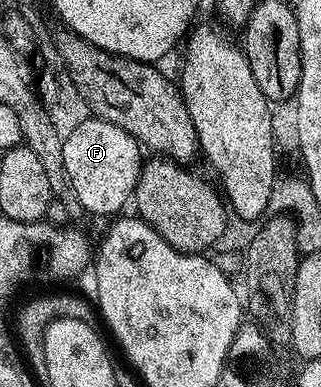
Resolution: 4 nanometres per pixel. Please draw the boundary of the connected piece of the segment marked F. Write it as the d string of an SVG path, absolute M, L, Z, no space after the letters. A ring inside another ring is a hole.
M85 120L80 122L80 126L76 126L76 130L64 137L64 169L73 190L76 190L76 197L87 213L94 215L95 212L98 216L113 217L123 211L121 208L125 204L127 207L131 203L138 173L144 163L144 156L141 154L143 155L138 141L124 130L120 130L120 126L107 120Z

